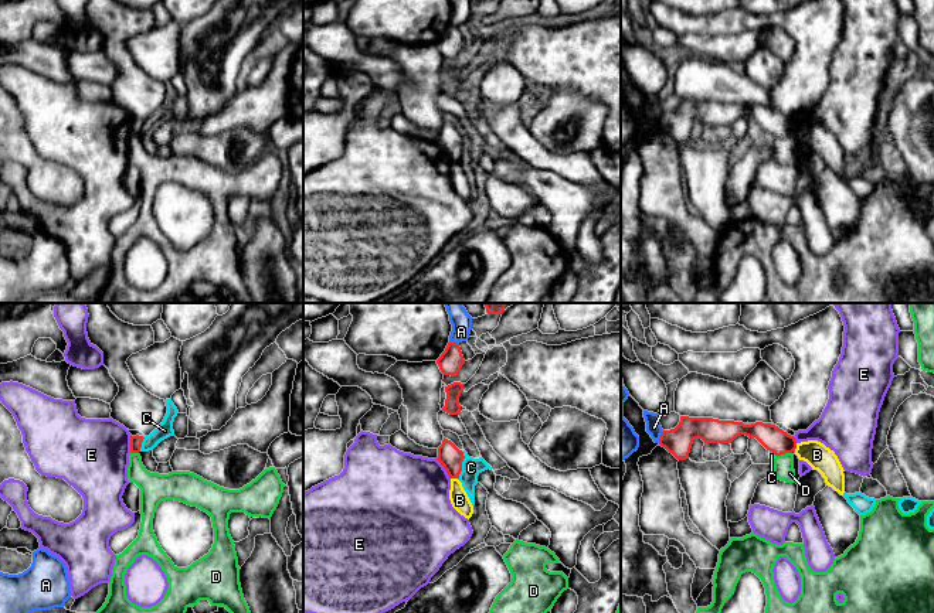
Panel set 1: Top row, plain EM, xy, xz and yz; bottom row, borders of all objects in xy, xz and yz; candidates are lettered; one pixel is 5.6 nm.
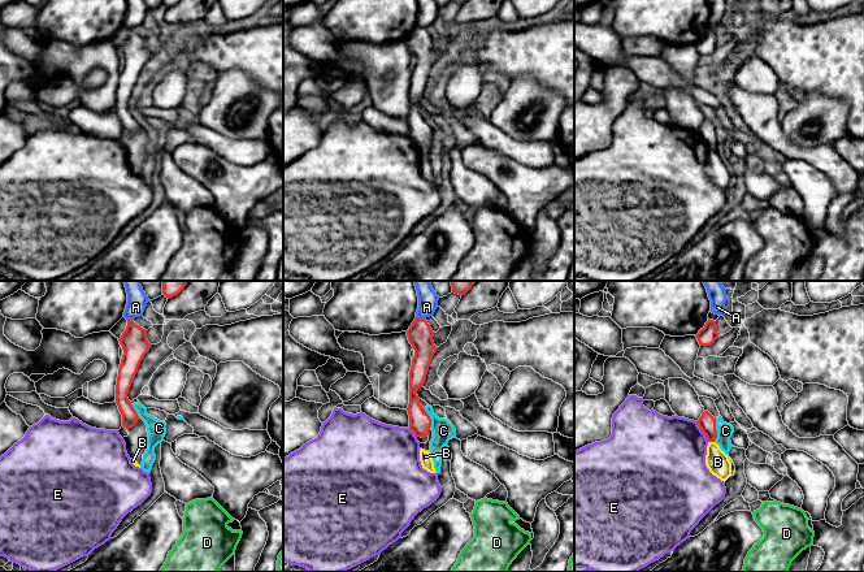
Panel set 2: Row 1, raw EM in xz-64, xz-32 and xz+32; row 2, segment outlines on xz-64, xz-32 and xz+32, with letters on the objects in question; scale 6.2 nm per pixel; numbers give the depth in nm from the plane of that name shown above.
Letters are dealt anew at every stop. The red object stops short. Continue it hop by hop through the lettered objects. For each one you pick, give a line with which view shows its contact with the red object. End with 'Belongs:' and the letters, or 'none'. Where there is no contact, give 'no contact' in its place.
Belongs: none

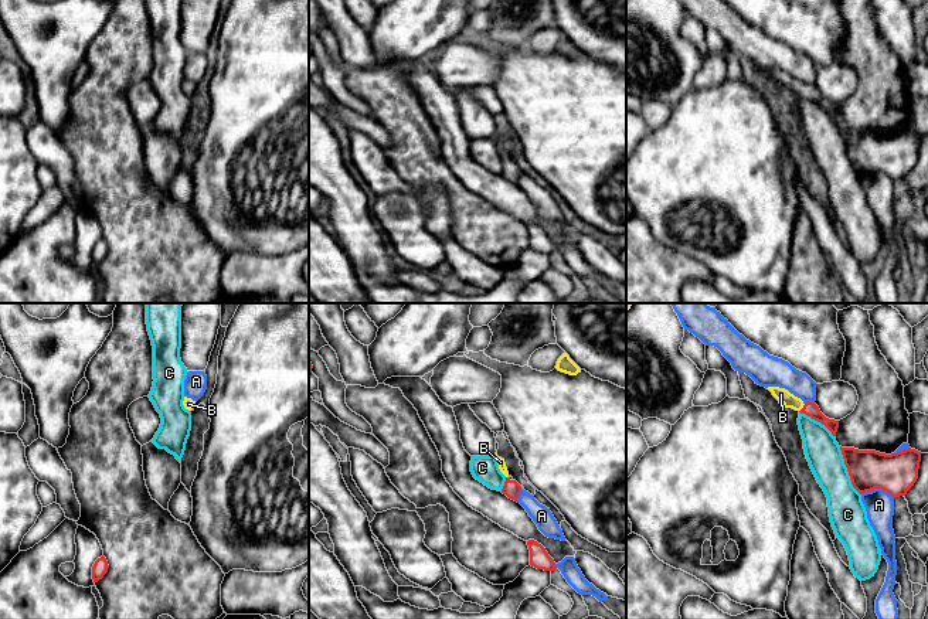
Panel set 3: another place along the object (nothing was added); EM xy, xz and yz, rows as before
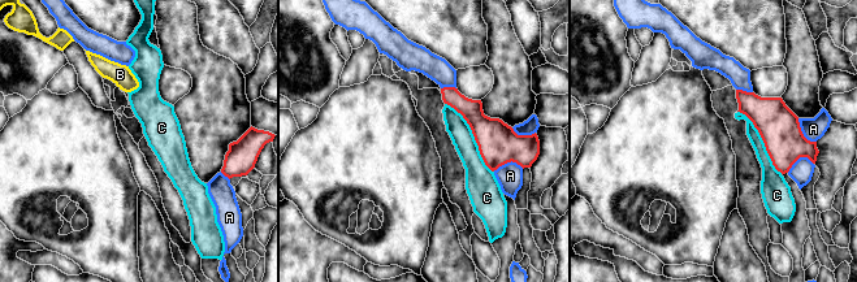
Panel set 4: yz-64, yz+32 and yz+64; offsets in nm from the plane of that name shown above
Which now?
B: contact in yz
Belongs: B

